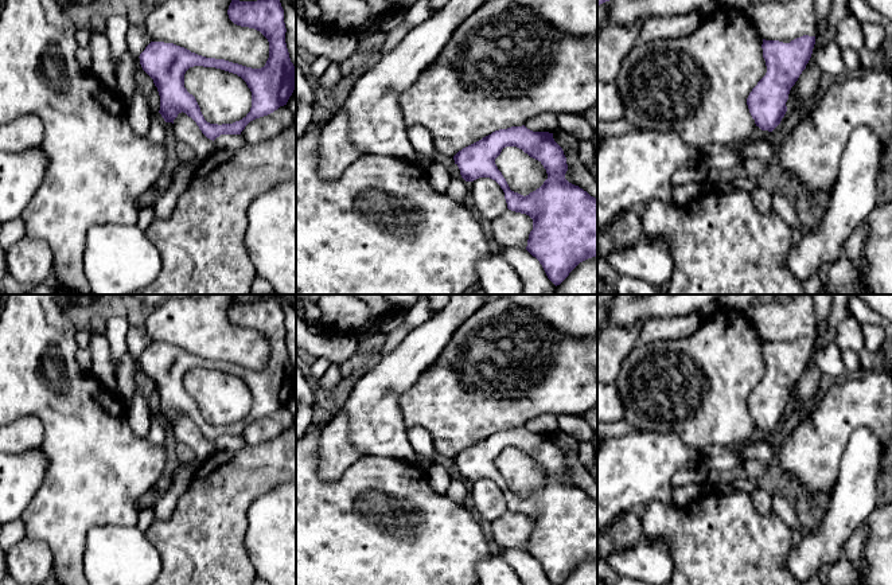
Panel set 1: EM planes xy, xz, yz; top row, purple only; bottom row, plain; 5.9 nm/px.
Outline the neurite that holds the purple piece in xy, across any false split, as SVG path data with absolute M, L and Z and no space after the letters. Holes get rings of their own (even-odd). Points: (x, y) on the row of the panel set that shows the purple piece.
M231 0L227 15L234 24L254 28L268 39L269 58L264 67L252 69L225 59L206 58L164 42L151 42L139 56L143 70L157 87L159 113L164 121L174 124L183 112L213 141L221 134L241 134L250 121L287 105L296 87L296 67L285 43L287 28L280 0ZM194 66L215 67L241 77L252 91L250 112L233 124L207 122L195 97L184 87L184 74Z

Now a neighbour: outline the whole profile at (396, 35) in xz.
M401 24L396 28L393 28L392 31L389 31L385 43L378 50L379 54L382 55L382 54L386 54L387 51L390 51L396 44L398 44L406 36L406 34L410 30L412 30L410 27Z

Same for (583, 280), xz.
M597 257L580 262L556 288L556 295L597 295Z

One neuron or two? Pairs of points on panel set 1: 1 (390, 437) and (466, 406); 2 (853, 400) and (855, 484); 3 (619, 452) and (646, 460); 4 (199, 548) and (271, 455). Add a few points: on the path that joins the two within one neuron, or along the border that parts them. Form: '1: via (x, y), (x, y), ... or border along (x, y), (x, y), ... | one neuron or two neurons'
1: border along (397, 400), (400, 414), (408, 429) | two neurons
2: border along (869, 426), (859, 426), (853, 432), (841, 460) | two neurons
3: via (626, 459), (639, 460) | one neuron
4: via (209, 525), (210, 517), (249, 478) | one neuron

